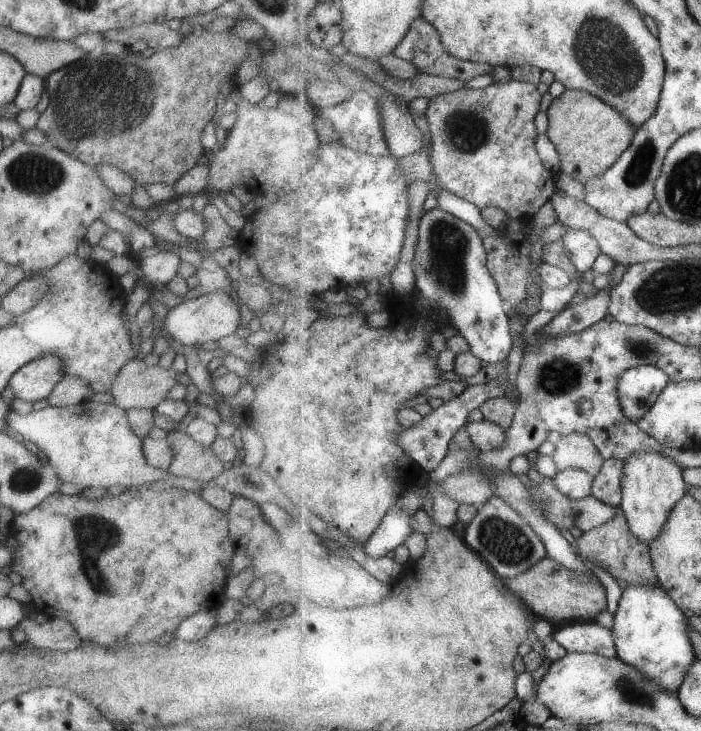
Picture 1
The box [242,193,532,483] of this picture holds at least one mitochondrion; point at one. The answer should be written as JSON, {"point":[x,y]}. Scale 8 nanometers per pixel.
{"point":[447,244]}

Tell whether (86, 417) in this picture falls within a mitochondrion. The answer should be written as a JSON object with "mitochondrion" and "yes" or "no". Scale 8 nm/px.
{"mitochondrion":"no"}

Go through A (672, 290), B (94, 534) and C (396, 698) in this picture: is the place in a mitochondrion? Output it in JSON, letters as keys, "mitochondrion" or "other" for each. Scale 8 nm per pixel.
{"A":"mitochondrion","B":"mitochondrion","C":"other"}

